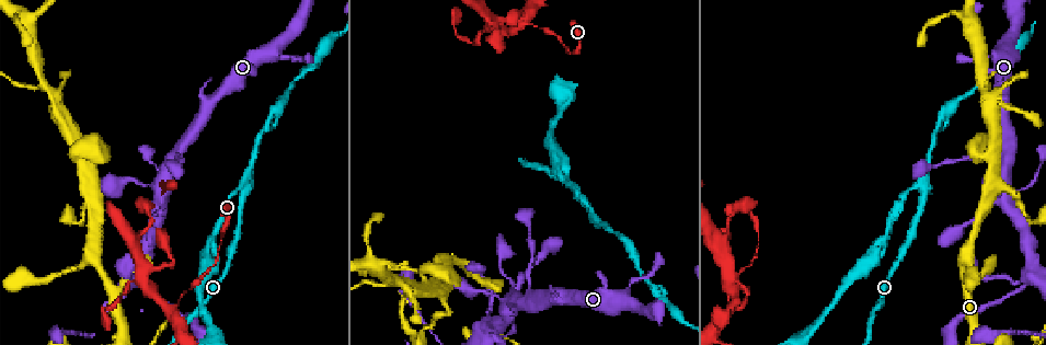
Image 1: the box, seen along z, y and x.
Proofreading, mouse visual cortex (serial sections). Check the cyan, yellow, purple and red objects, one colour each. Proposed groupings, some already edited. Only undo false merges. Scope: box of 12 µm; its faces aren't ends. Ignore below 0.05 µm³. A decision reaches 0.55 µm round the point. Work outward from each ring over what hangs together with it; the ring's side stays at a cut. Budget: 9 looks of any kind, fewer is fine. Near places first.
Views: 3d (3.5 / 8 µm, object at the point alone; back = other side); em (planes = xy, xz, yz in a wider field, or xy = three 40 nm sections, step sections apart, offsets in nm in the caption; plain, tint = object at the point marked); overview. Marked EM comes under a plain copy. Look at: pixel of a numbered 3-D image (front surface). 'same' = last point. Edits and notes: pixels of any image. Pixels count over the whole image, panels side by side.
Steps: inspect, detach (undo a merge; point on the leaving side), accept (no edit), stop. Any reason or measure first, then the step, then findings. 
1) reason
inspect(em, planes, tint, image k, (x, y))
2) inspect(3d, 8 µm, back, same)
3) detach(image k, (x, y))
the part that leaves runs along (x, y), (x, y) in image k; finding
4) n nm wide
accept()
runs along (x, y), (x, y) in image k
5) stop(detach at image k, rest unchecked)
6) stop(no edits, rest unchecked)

thin neck
inspect(3d, 8 µm, back, image 1, (159, 189))

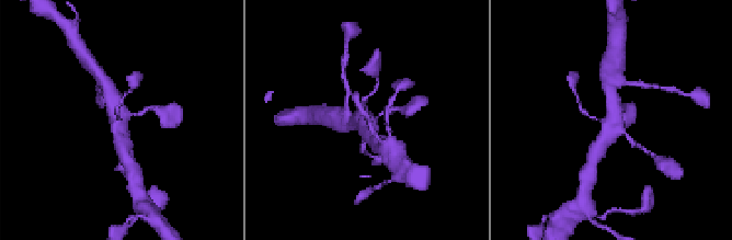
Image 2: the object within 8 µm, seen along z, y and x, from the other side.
inspect(3d, 3.5 µm, image 2, (116, 121))

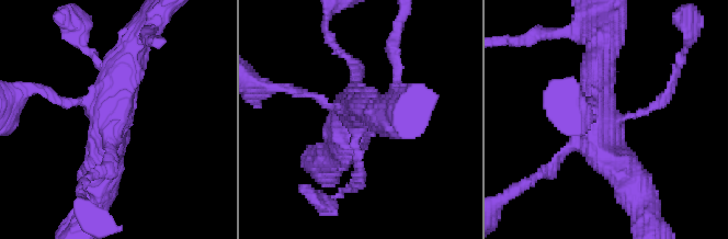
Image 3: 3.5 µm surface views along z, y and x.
inspect(em, xy, step 2, tint, image 3, (113, 117))

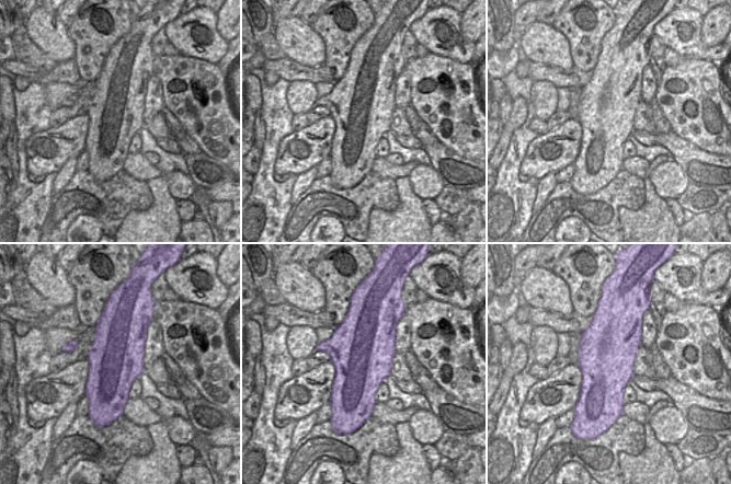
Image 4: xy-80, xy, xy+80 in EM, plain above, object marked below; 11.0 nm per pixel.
700 nm wide
accept()
runs along (131, 49), (106, 124), (100, 178) in image 3; continuous, no second cell

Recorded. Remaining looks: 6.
branch point
inspect(3d, 3.5 µm, image 1, (241, 188))

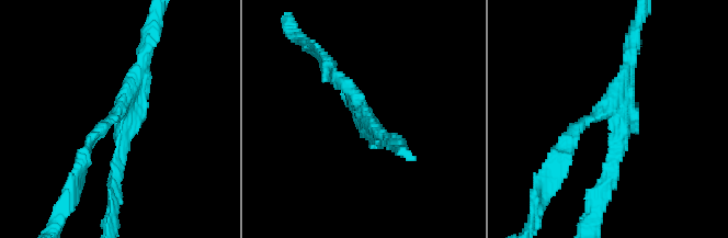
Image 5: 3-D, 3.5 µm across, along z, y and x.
3 arms; arms of 150, 200, 200 nm; need the tissue
inspect(em, xy, step 2, tint, image 5, (368, 132))

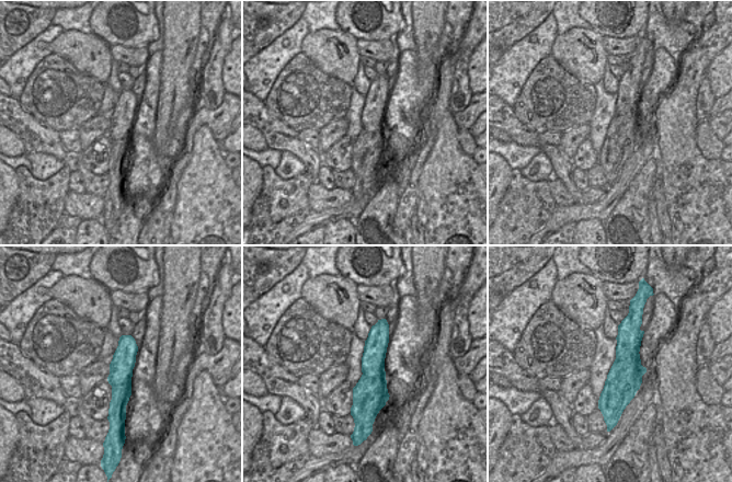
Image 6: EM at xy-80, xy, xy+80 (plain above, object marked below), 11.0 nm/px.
340 nm wide
detach(image 5, (630, 49))
the part that leaves runs along (615, 114), (588, 117), (554, 176) in image 5; two cells meet here

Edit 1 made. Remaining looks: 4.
sharp bend
inspect(3d, 3.5 µm, image 1, (476, 270))

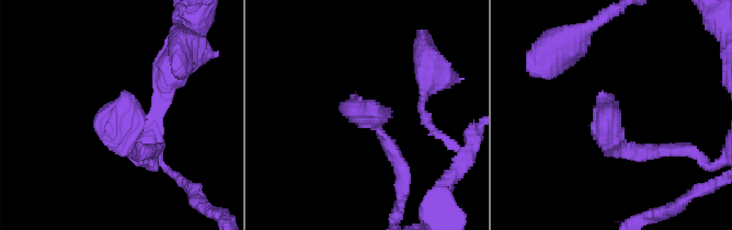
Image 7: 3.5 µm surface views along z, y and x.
need the tissue
inspect(em, planes, tint, image 7, (366, 113))

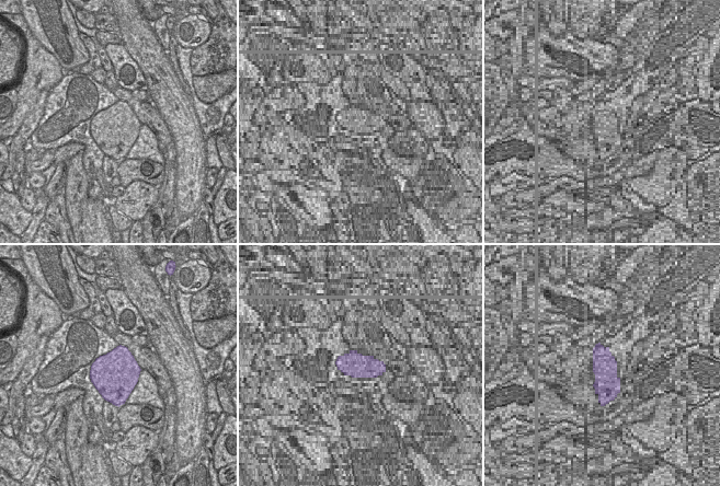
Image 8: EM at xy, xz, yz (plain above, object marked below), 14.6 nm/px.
accept()
runs along (667, 148), (622, 148), (603, 94) in image 7; all the same cell

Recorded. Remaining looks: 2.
arms part here
inspect(3d, 3.5 µm, image 1, (138, 272))

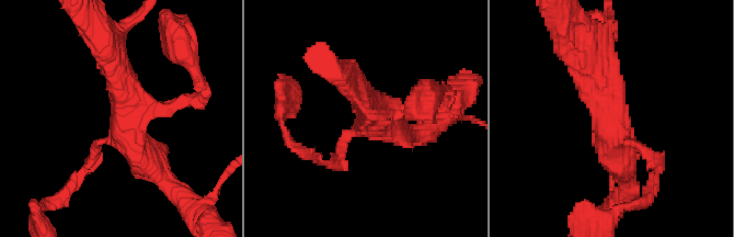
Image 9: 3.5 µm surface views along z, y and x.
4 arms; arms of 150, 150, 400, 400 nm
inspect(em, xy, step 2, tint, image 9, (605, 110))

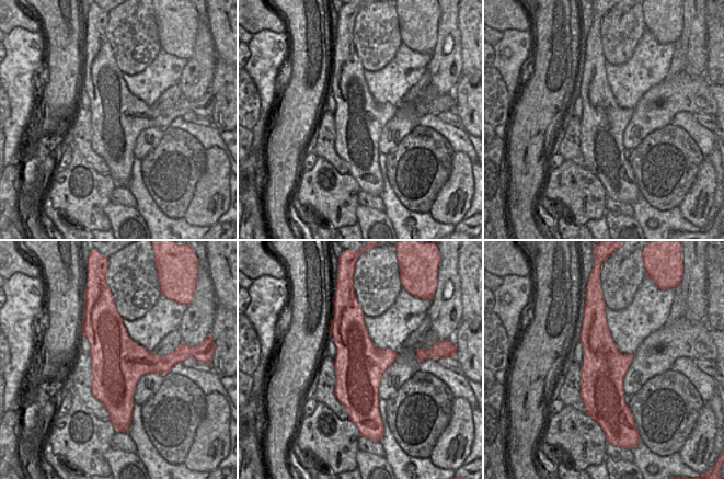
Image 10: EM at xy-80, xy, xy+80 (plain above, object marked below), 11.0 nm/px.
accept()
runs along (624, 171), (588, 60), (574, 51) in image 9; all the same cell

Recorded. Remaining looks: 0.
stop(detach at image 5, rest unchecked)

